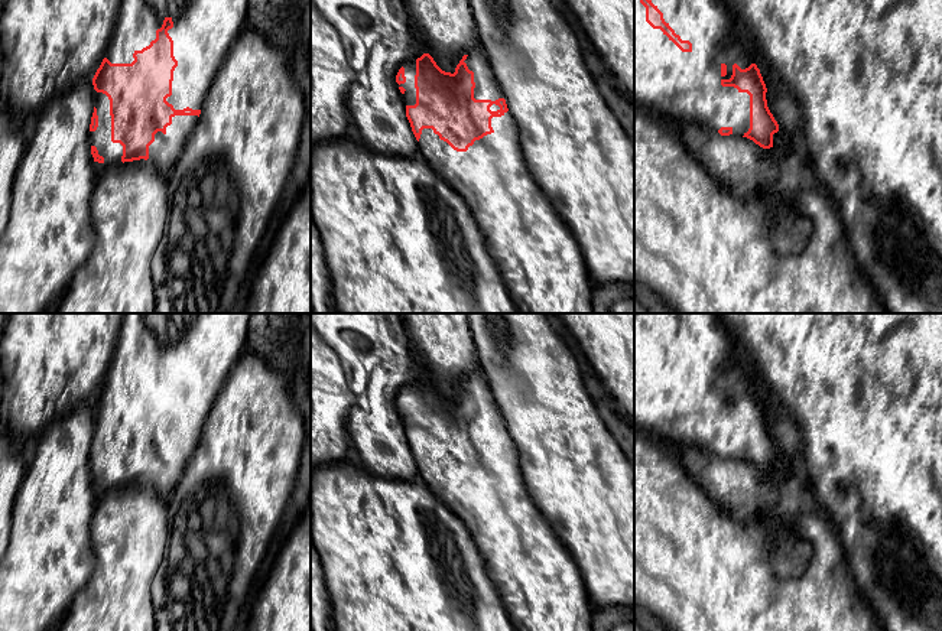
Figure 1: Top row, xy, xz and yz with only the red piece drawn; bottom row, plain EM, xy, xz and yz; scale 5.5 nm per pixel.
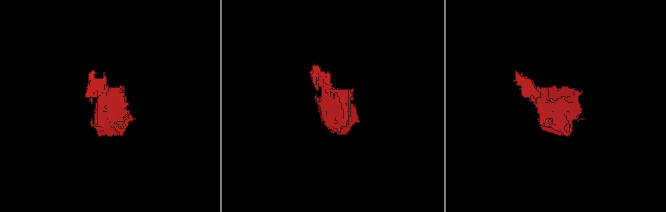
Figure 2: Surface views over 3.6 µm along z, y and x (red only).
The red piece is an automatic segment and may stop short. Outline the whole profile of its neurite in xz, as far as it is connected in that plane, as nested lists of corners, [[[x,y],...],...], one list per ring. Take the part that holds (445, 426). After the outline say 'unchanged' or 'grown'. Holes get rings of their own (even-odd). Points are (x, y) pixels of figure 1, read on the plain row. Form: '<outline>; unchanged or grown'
[[[416,358],[416,362],[420,370],[418,381],[402,390],[396,399],[406,427],[406,440],[425,485],[468,528],[516,631],[592,631],[591,622],[597,617],[597,609],[591,604],[581,572],[569,550],[556,537],[527,492],[520,471],[519,452],[507,432],[487,378],[483,373],[474,371],[462,380],[455,396],[451,397],[436,388],[426,375],[420,360]]]; grown

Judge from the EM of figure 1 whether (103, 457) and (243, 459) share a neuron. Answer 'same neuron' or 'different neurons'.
different neurons

